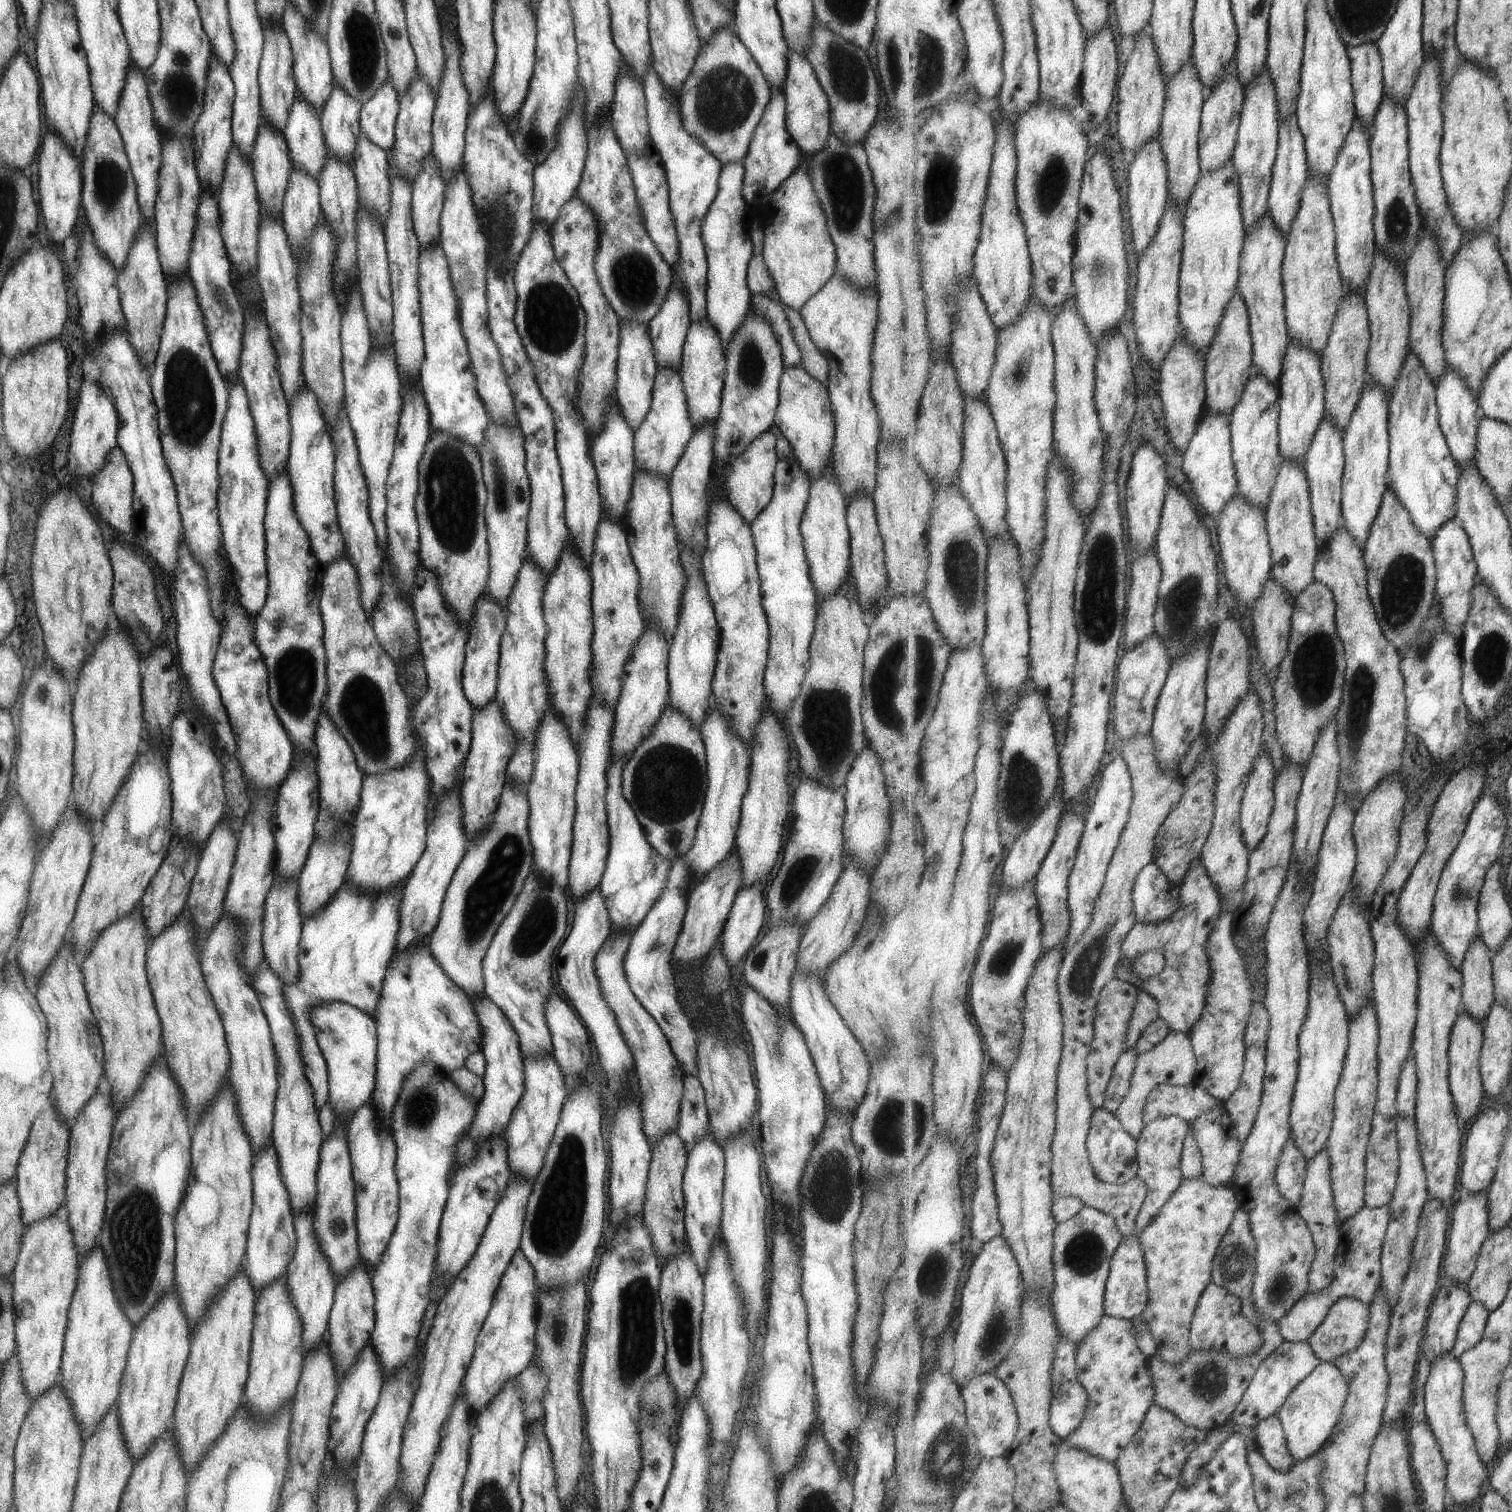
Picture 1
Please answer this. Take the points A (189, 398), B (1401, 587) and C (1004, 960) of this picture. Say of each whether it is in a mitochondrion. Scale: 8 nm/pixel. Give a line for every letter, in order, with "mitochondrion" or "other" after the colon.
A: mitochondrion
B: mitochondrion
C: mitochondrion

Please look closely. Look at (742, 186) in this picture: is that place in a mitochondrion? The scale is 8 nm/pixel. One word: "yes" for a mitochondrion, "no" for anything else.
no

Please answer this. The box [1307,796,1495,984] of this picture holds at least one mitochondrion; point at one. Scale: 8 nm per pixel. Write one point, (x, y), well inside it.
(1461, 893)

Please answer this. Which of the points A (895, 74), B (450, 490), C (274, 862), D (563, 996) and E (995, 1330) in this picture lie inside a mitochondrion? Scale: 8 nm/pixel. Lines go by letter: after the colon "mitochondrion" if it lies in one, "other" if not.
A: mitochondrion
B: mitochondrion
C: other
D: other
E: mitochondrion

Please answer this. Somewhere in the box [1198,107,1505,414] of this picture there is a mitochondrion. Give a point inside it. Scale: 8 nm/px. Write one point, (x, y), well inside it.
(1397, 222)

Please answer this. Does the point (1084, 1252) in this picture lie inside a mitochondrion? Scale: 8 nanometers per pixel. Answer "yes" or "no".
yes

